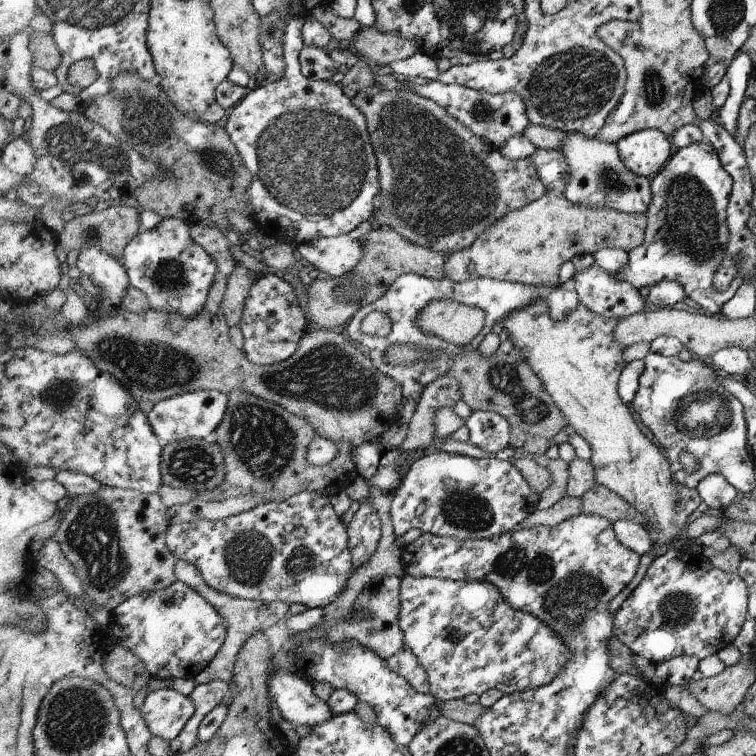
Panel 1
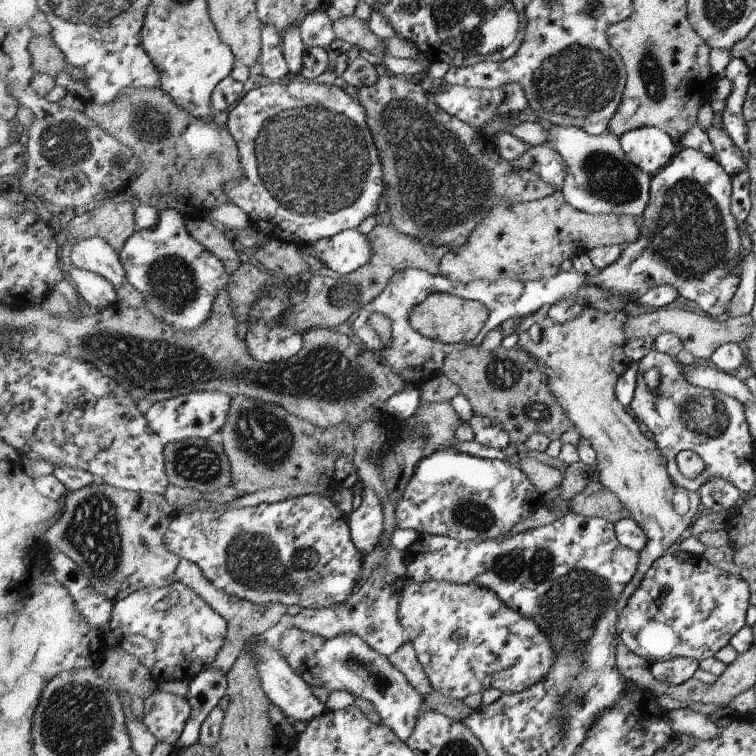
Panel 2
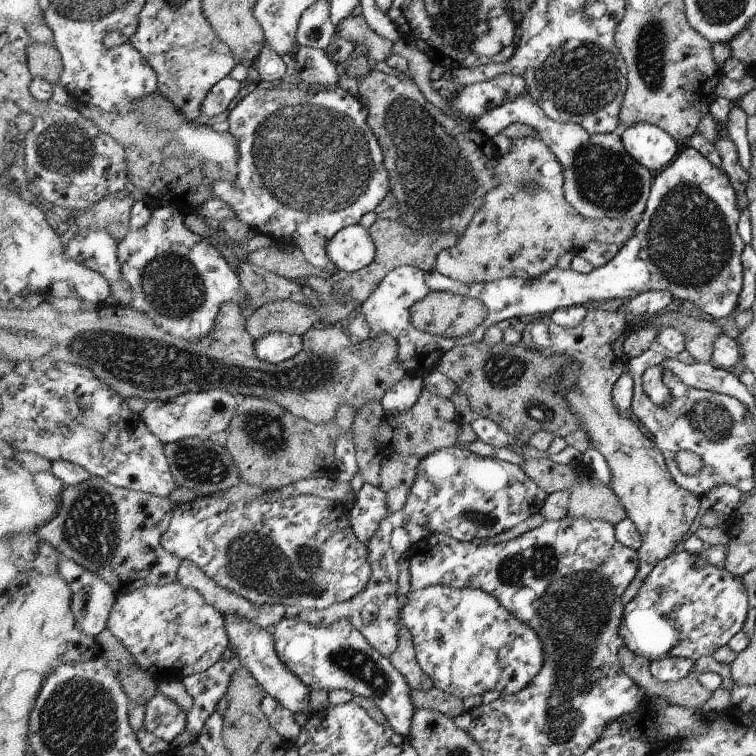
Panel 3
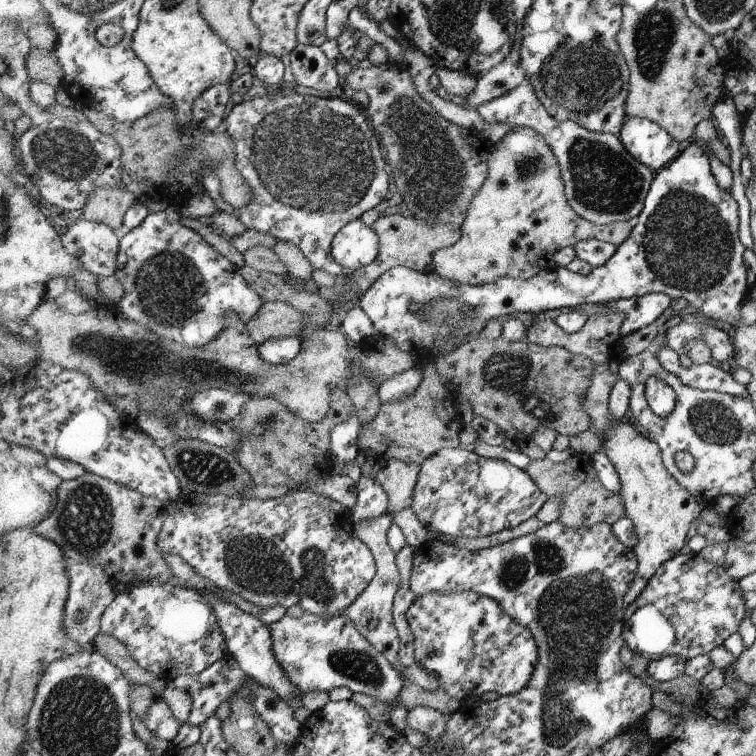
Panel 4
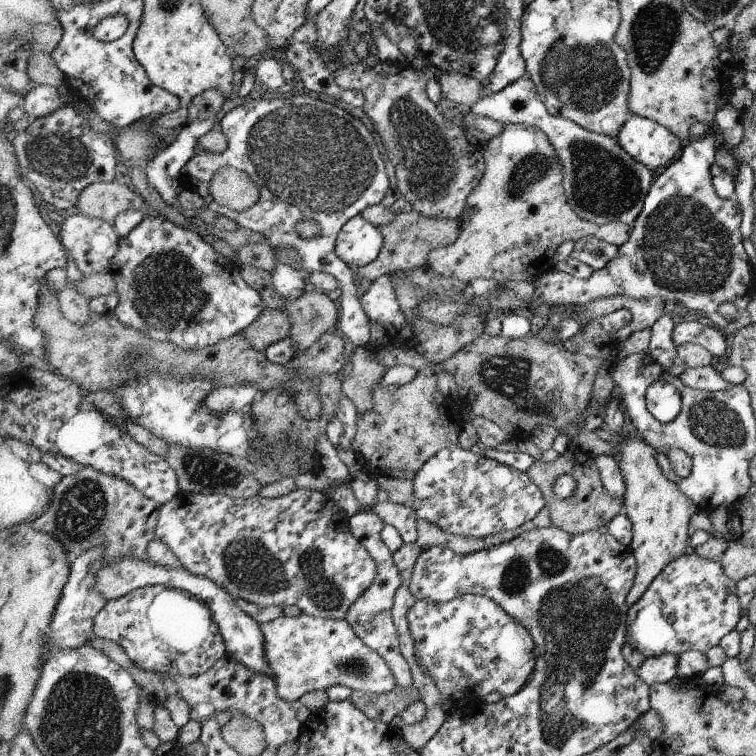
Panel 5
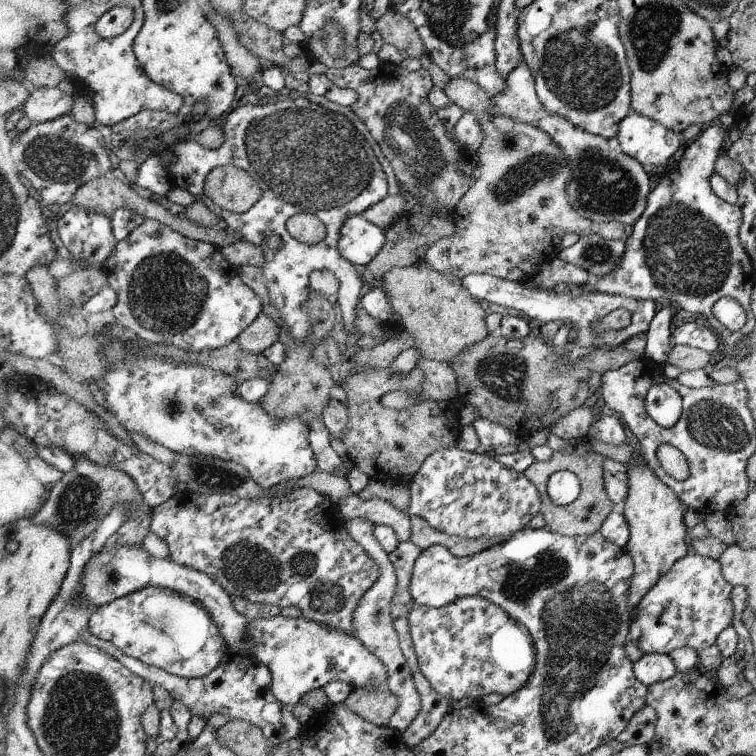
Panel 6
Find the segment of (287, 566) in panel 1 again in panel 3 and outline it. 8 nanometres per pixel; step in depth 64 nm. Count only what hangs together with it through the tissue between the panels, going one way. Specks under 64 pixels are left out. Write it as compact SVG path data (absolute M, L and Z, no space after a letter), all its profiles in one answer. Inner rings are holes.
M298 495L282 501L265 502L241 499L231 502L229 499L200 496L194 503L183 504L175 509L175 515L168 532L163 536L164 546L182 559L194 561L210 578L213 578L222 588L235 592L255 605L283 604L285 607L296 605L300 610L325 609L336 603L343 603L358 594L371 578L371 563L369 548L355 537L351 527L350 512L342 502L331 501L314 495Z

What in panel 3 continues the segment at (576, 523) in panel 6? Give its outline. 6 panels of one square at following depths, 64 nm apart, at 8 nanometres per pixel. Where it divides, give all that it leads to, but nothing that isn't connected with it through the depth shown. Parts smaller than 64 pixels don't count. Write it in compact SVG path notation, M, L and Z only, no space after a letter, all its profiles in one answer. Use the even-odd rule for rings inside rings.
M530 457L524 460L522 468L547 494L559 490L568 490L569 496L568 515L573 519L584 517L590 520L608 521L615 525L627 517L626 508L620 502L618 495L605 485L600 479L594 478L590 468L586 464L559 465L548 459L535 459Z

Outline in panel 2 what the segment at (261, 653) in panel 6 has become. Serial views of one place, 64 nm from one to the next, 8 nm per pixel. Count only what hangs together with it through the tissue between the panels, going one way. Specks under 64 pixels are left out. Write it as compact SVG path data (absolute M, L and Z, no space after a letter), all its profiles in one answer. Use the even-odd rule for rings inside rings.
M296 627L282 636L280 653L300 677L311 686L325 686L327 690L348 691L355 697L366 699L374 705L381 723L391 727L402 742L407 742L418 717L424 710L424 696L397 671L387 657L370 648L359 636L344 633L327 639L322 635L301 631Z

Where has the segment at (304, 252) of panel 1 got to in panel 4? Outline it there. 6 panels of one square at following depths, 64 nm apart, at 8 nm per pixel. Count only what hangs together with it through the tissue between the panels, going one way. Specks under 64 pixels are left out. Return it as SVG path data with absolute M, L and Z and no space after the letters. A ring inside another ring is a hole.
M352 221L334 238L331 255L348 273L363 268L379 256L379 235L362 221Z

